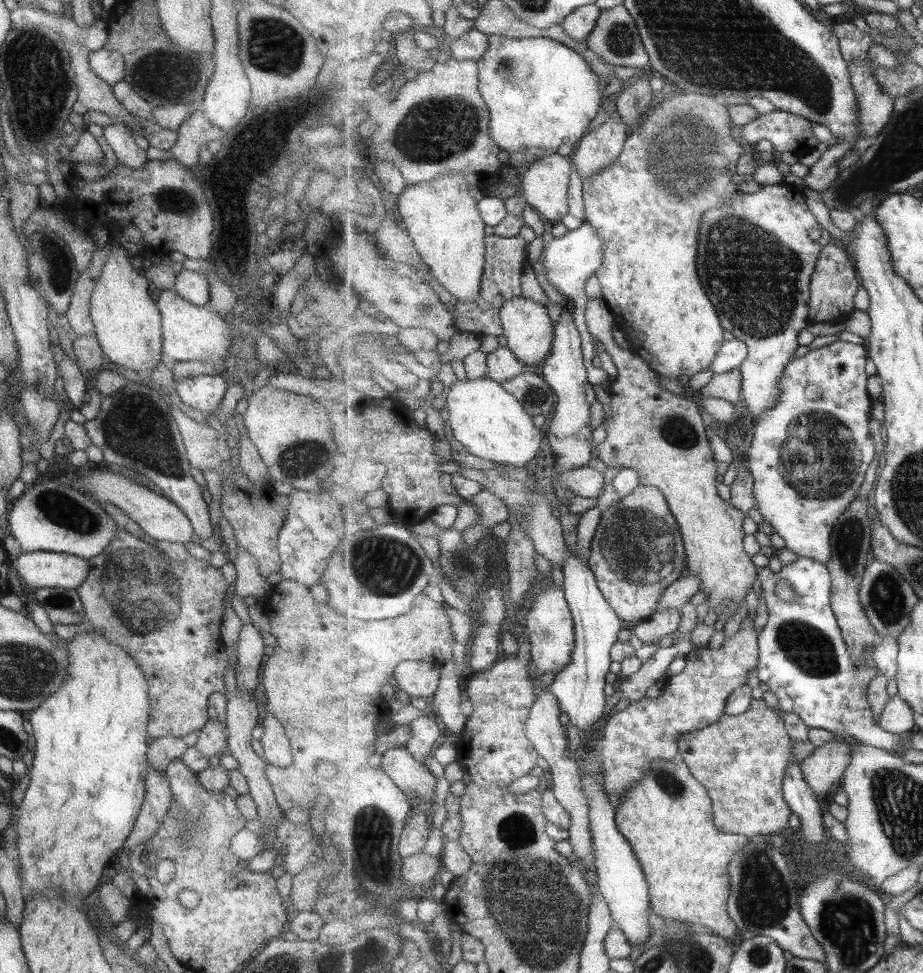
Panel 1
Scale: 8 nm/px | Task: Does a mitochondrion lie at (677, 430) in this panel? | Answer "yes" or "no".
yes

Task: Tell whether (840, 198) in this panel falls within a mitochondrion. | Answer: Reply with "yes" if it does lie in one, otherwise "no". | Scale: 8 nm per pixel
yes

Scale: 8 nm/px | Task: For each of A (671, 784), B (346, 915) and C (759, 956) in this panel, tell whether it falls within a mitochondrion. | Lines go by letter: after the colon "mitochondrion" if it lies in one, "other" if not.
A: mitochondrion
B: other
C: mitochondrion

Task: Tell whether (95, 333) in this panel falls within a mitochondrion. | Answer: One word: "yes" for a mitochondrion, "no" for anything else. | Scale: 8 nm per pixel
no

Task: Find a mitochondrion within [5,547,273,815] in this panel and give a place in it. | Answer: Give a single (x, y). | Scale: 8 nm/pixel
(58, 600)

